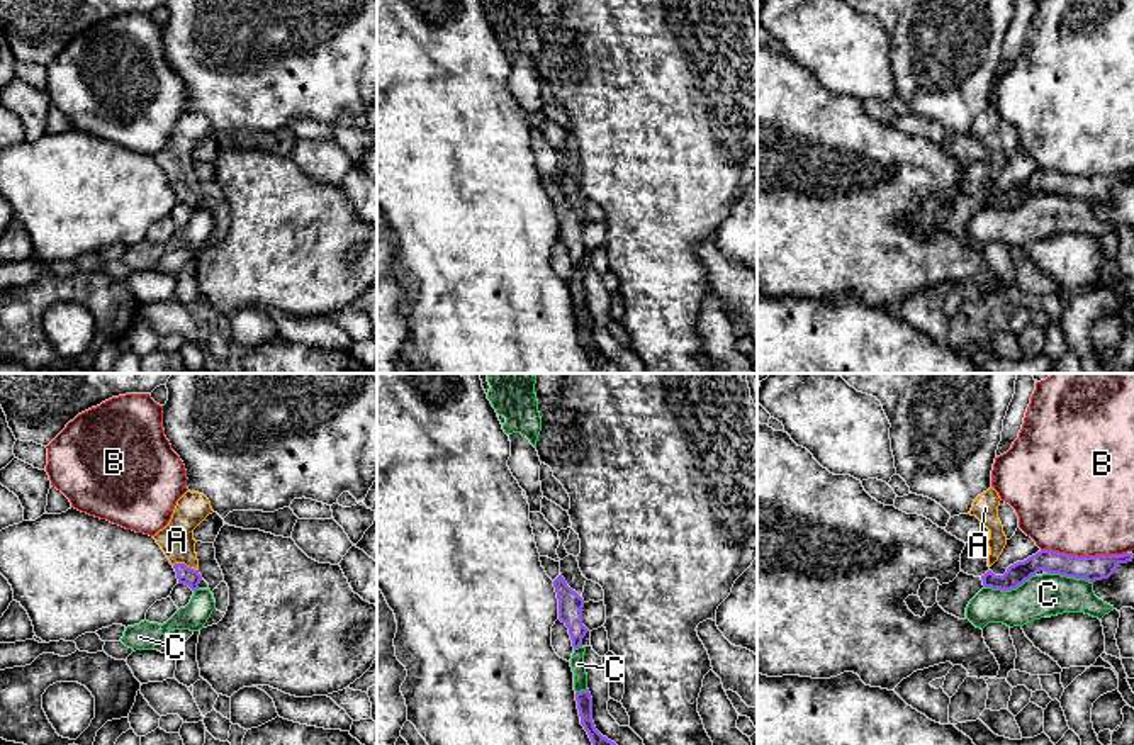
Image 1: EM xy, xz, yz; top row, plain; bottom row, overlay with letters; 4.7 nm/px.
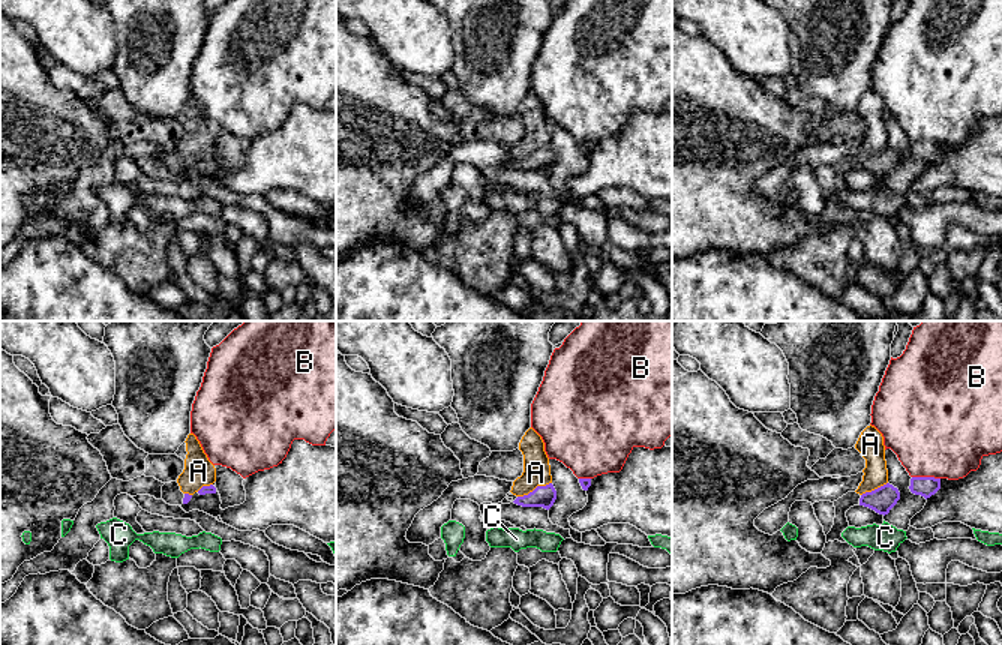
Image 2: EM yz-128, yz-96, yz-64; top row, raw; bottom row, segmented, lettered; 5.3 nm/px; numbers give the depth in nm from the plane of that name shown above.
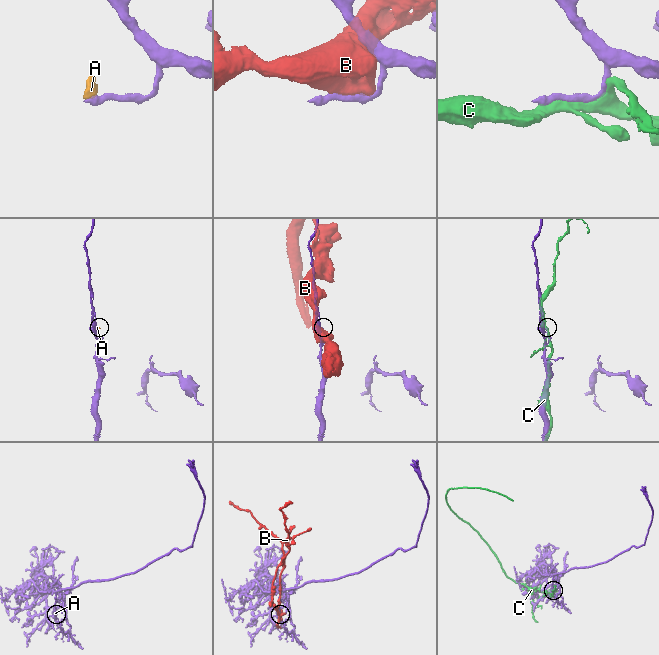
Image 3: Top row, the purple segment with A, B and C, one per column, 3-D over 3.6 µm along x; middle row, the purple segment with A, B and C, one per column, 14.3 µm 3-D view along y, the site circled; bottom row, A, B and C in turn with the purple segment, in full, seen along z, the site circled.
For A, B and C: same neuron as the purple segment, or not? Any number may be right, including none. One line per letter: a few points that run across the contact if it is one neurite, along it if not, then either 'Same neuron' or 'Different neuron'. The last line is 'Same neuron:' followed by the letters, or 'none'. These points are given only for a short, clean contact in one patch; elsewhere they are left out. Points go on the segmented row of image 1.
A: Line: xy (187, 576), (185, 565), (177, 540). Same neuron
B: Different neuron
C: Different neuron
Same neuron: A

